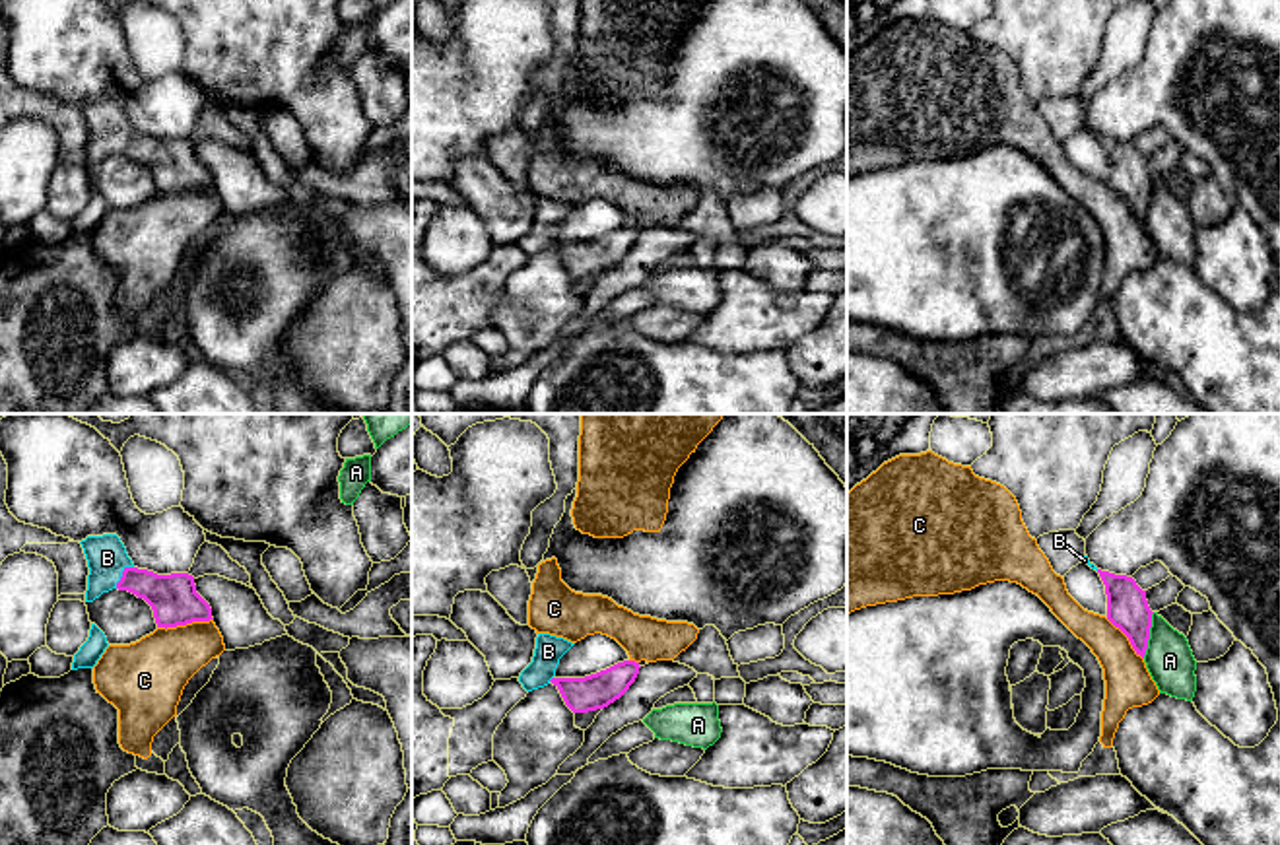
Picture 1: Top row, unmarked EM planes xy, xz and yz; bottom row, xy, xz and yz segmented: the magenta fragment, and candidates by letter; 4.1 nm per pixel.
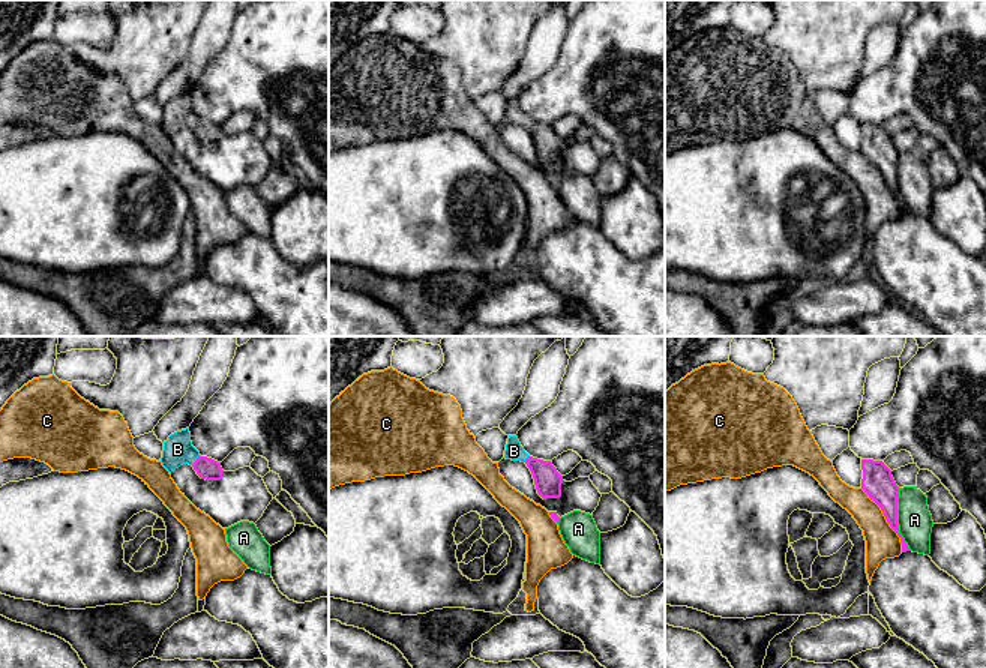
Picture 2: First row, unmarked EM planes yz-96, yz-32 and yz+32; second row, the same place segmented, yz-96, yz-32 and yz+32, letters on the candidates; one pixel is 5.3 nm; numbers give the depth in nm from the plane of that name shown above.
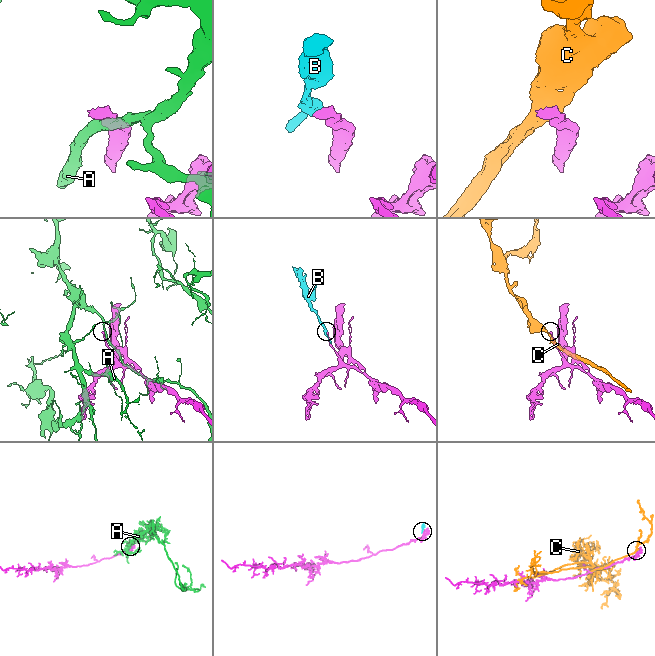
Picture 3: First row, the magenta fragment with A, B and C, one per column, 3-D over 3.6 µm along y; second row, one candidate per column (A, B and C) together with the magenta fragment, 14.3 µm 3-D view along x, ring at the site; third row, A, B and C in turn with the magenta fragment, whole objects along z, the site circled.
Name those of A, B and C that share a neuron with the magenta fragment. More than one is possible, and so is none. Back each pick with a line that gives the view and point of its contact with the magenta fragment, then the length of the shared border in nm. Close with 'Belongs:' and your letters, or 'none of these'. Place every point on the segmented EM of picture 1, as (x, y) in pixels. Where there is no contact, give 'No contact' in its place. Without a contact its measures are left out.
B: Touches magenta at xy (123, 575). Shared border 120 nm
Belongs: B

